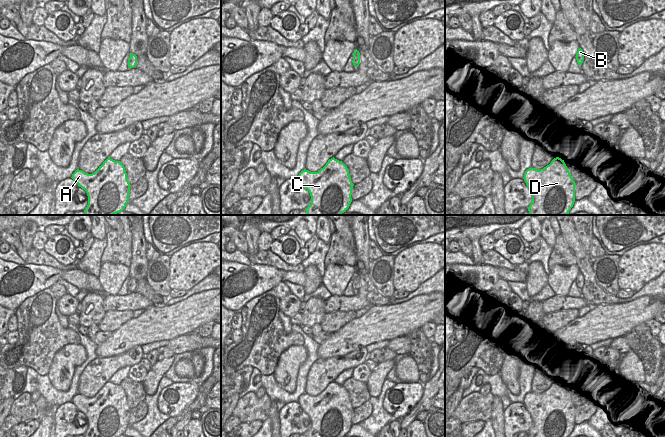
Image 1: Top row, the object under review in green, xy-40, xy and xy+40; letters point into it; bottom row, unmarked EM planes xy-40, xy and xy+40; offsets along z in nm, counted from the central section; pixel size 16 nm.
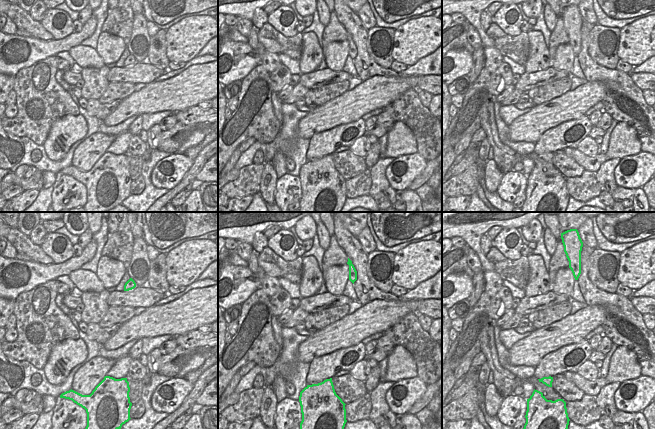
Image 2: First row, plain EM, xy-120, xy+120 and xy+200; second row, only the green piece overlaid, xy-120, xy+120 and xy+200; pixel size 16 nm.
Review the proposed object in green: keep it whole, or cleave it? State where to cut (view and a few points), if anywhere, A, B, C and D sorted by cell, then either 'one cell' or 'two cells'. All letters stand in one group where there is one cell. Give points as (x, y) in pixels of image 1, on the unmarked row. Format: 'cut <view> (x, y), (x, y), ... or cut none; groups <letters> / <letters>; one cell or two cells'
cut xy-40 (136, 281), (128, 285); groups A C D / B; two cells

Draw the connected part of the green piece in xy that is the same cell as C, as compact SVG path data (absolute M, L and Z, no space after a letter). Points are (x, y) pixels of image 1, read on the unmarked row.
M334 381L318 396L302 394L298 403L311 420L306 437L344 437L352 426L354 408L349 394Z

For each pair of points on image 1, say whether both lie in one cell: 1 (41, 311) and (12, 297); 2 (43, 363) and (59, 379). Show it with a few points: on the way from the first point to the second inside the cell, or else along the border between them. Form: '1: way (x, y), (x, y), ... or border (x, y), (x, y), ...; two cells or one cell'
1: border (42, 290), (28, 296), (14, 310); two cells
2: border (62, 348), (55, 354), (49, 371), (46, 374); two cells

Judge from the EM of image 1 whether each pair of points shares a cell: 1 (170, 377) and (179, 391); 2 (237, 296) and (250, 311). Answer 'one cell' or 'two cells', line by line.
1: two cells
2: two cells

